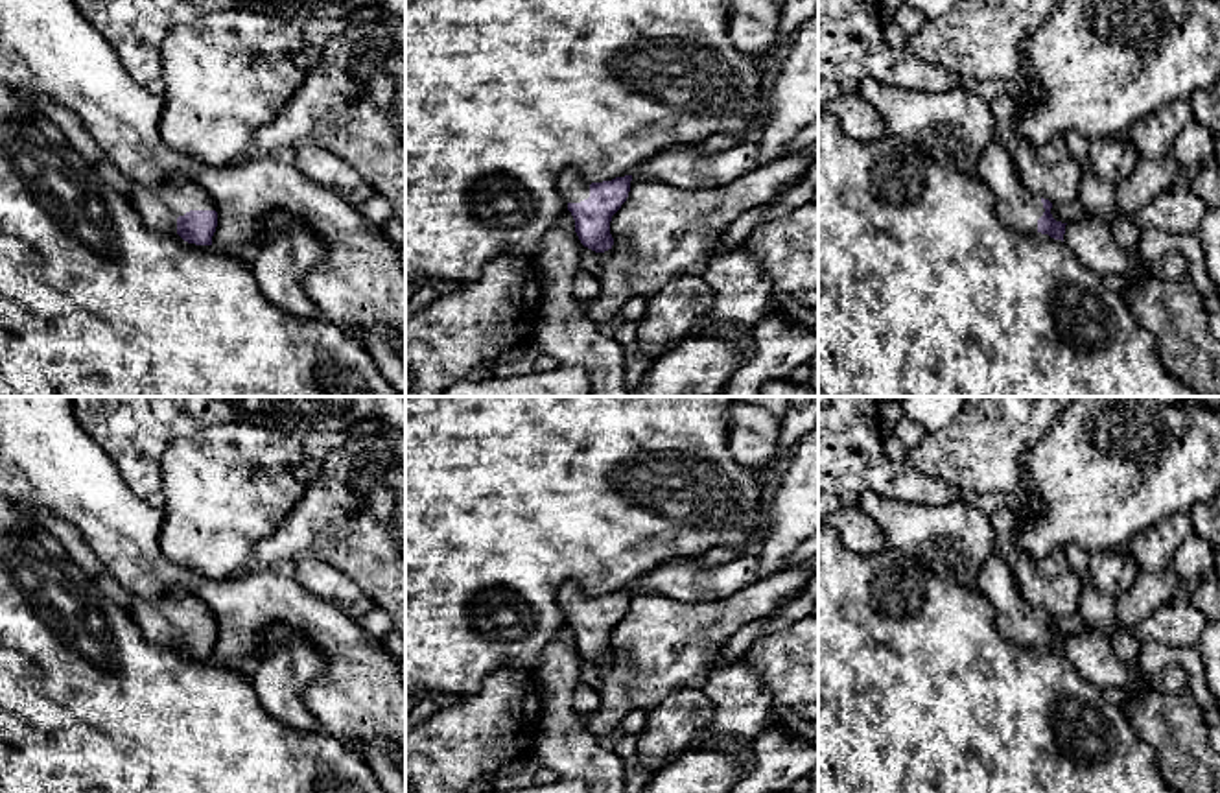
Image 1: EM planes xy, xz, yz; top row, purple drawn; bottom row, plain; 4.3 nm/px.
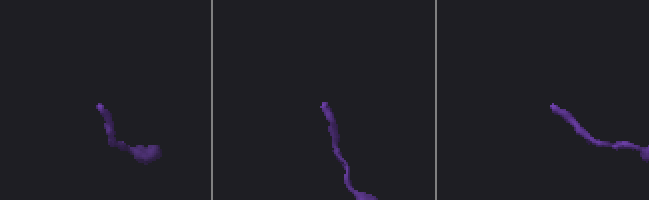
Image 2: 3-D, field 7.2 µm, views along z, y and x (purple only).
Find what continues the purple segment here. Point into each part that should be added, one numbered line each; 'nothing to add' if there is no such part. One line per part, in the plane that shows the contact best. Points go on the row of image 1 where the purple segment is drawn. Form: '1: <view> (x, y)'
1: xy (159, 207)

